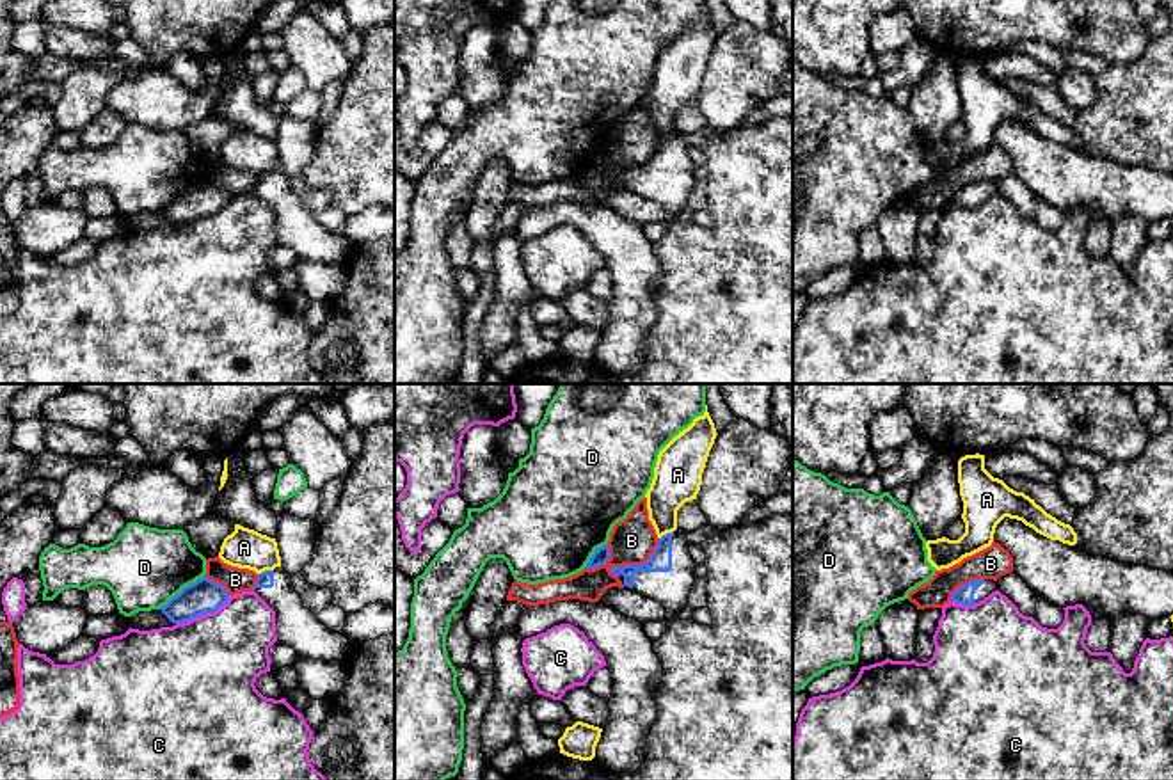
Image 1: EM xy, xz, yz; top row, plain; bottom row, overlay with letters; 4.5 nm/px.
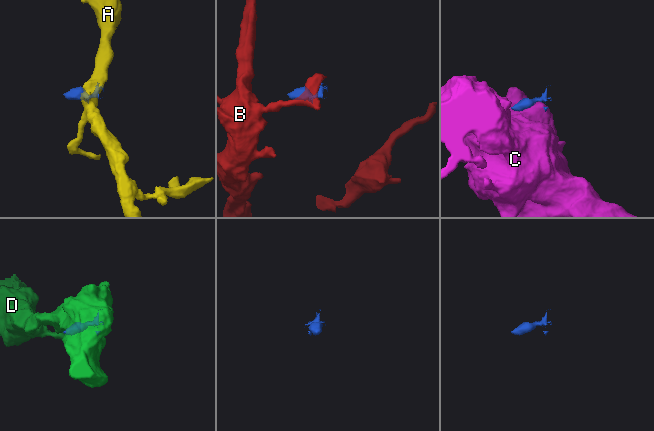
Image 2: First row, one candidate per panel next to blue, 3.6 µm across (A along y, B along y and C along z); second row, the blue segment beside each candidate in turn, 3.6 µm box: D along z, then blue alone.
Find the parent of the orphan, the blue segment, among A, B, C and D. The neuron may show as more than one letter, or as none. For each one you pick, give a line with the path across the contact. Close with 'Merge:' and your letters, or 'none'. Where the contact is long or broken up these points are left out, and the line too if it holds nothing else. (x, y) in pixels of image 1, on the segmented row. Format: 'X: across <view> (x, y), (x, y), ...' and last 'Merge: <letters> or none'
Merge: none

